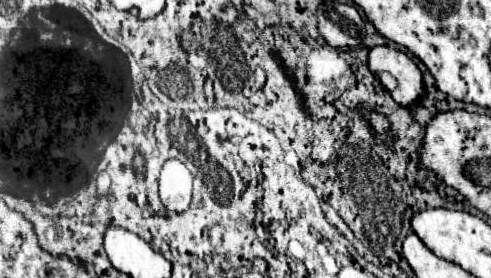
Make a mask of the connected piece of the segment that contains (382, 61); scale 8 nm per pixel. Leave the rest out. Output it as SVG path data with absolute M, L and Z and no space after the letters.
M391 46L371 48L369 70L373 74L389 72L397 80L397 88L391 92L391 96L403 108L413 108L425 98L425 84L421 70L401 50Z

